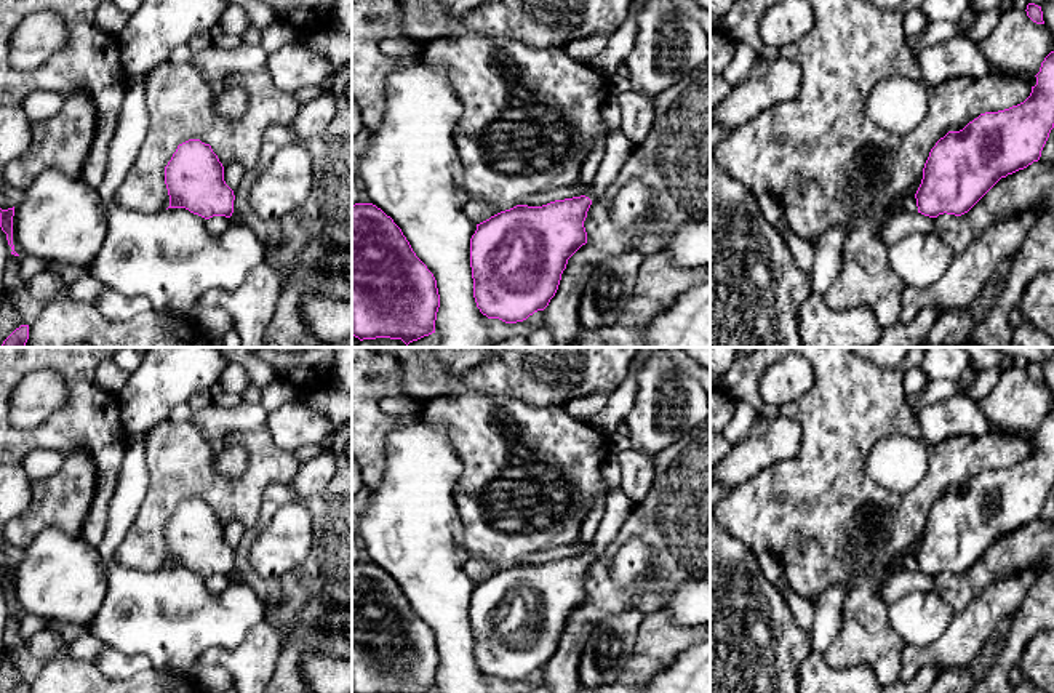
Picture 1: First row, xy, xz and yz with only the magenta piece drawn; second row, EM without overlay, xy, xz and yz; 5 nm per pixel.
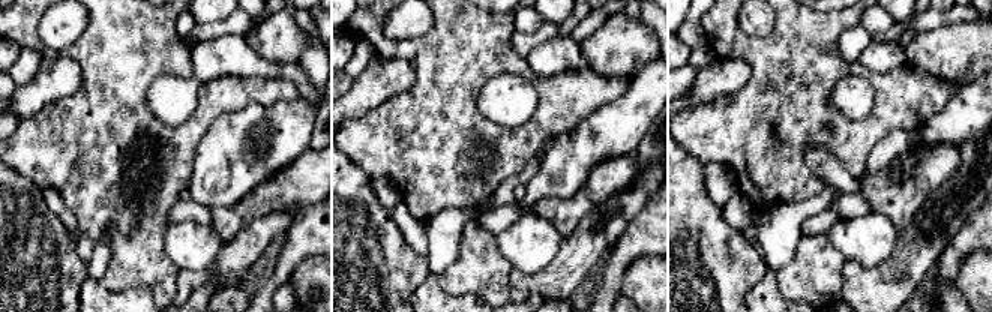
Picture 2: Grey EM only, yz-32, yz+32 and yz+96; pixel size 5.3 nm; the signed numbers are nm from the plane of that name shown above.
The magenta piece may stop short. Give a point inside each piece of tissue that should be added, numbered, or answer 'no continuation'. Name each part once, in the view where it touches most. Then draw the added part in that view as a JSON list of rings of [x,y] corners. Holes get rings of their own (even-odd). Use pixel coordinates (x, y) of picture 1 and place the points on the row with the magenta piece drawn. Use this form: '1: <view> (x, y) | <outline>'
1: xz (618, 148) | [[[621,130],[608,131],[605,138],[605,154],[598,166],[595,182],[585,194],[592,202],[598,200],[606,187],[617,178],[621,168],[630,157],[633,144],[624,136]]]

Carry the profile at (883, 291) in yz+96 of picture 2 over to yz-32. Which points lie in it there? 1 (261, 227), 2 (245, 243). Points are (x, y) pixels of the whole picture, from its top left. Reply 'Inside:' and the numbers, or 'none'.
Inside: 1, 2

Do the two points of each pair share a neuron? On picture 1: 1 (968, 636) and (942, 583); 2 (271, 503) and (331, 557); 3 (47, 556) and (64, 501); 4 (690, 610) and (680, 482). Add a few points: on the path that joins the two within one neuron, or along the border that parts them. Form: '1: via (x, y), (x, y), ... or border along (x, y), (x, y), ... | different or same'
1: border along (984, 586), (955, 613) | different
2: via (247, 541), (243, 568), (261, 586), (293, 586) | same
3: border along (79, 535), (43, 528), (24, 549) | different
4: border along (693, 581), (678, 584), (661, 608) | different

